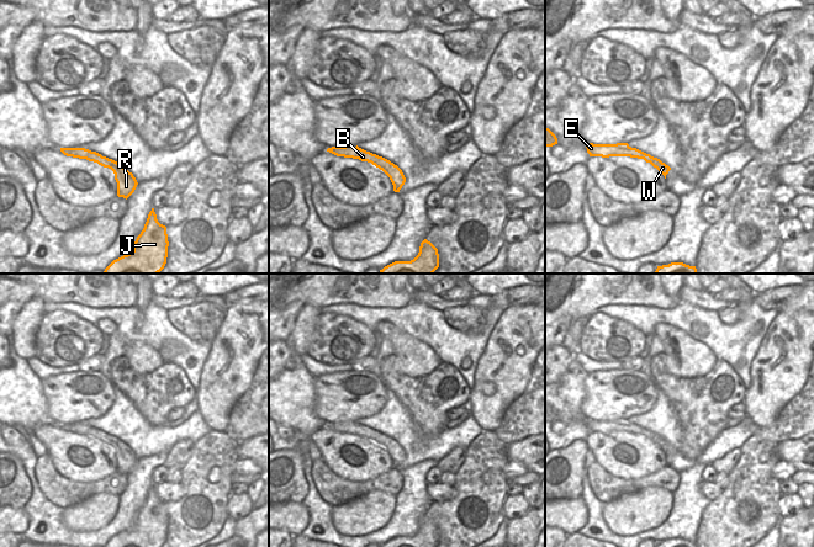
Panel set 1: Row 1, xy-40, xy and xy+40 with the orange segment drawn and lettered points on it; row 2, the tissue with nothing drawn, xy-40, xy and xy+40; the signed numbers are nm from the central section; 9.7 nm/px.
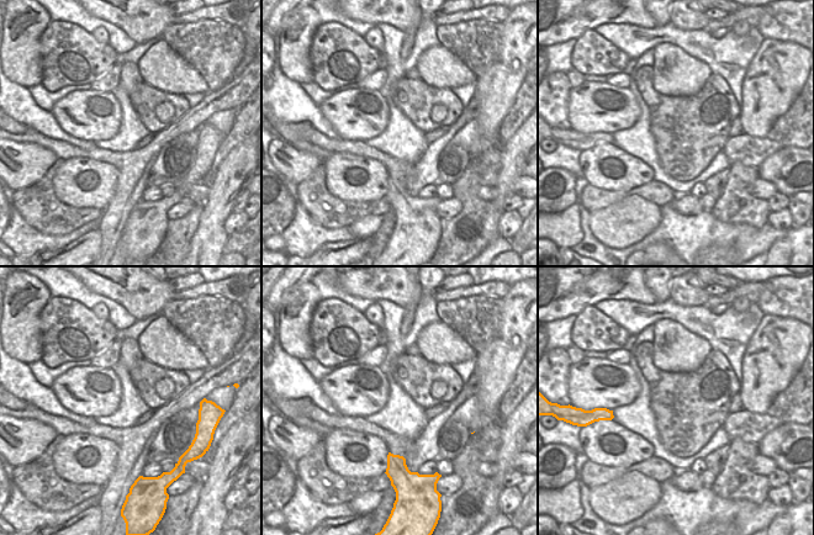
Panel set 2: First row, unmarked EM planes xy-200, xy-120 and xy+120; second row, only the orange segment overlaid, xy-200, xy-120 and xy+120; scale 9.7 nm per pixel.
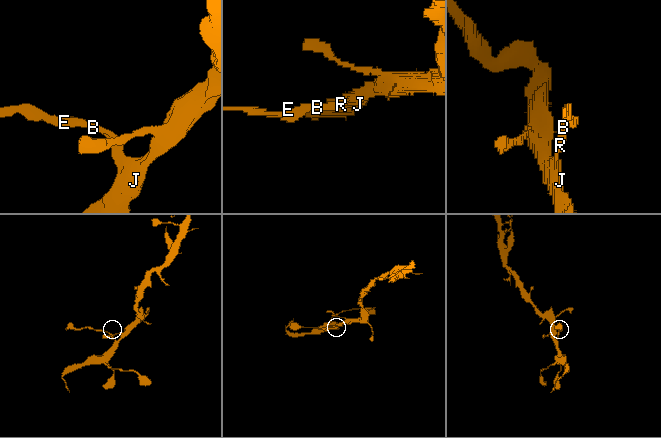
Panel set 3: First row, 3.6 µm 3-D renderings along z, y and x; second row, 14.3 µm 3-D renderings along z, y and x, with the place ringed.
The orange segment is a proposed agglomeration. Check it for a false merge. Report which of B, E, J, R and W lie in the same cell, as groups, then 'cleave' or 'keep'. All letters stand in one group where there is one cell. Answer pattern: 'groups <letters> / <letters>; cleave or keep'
groups B E / J R W; cleave

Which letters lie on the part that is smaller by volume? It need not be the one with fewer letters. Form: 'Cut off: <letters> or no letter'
Cut off: B, E.

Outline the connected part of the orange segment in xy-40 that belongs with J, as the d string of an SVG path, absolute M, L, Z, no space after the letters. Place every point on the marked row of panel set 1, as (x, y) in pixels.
M152 208L143 230L134 241L133 251L113 260L104 274L159 274L166 264L168 246L166 227L158 222L154 208Z

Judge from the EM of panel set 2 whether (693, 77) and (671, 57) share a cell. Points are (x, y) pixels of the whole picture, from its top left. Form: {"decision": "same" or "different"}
{"decision": "same"}

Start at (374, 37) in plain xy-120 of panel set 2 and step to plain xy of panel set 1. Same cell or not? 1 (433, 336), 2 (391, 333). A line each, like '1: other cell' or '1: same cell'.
1: other cell
2: same cell

